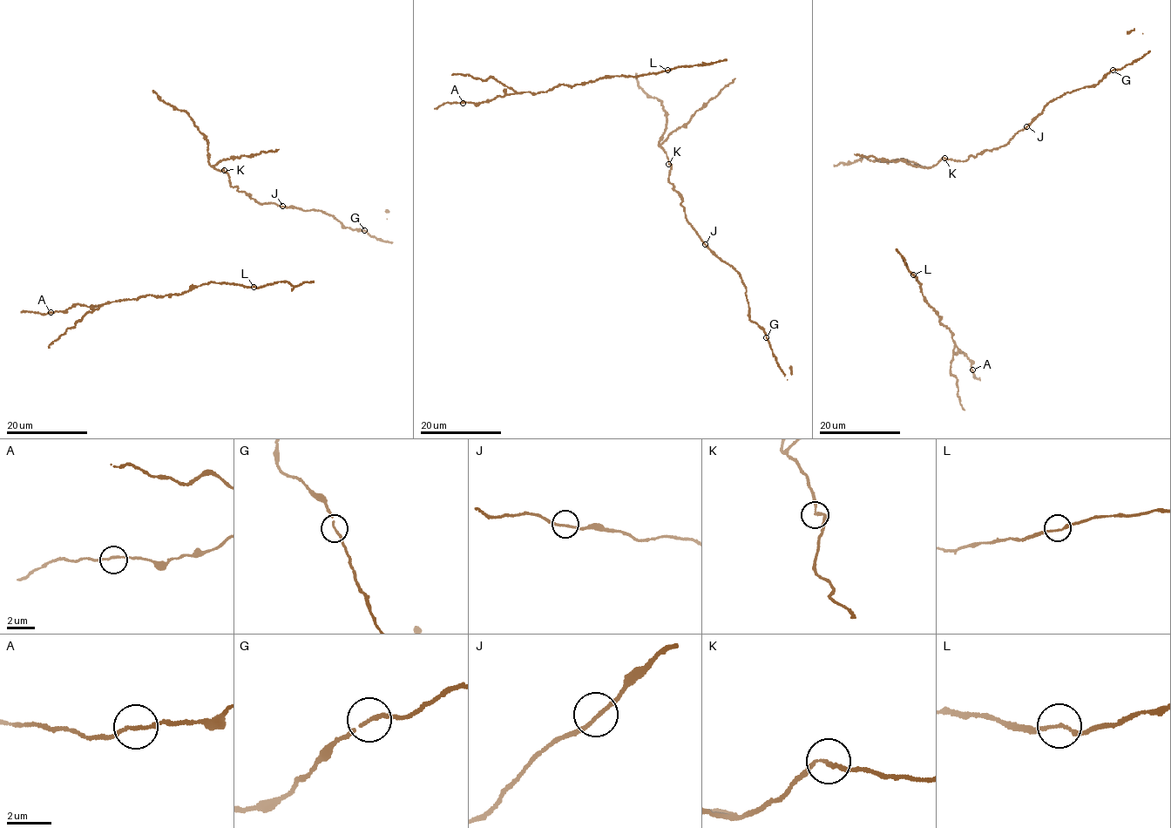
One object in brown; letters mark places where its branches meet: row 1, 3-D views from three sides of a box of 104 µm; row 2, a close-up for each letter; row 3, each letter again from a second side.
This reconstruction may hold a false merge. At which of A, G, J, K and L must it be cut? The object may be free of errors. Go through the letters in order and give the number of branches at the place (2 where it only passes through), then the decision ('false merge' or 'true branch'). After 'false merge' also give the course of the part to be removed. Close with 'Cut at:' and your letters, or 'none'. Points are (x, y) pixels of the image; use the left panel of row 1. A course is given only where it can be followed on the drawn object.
A: branches 2; true branch
G: branches 2; true branch
J: branches 2; true branch
K: branches 2; true branch
L: branches 2; true branch
Cut at: none

